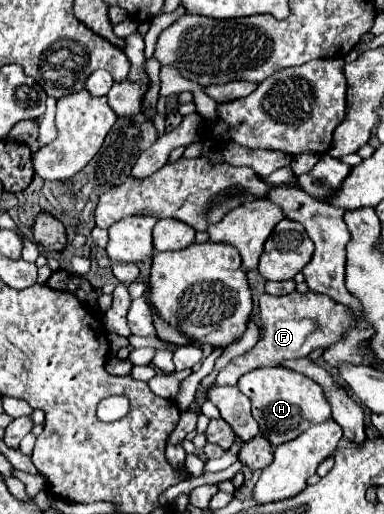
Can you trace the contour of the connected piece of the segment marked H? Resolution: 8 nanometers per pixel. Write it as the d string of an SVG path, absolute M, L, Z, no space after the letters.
M287 367L255 369L243 375L239 379L239 385L239 389L251 399L251 413L261 427L261 435L267 437L273 447L293 441L309 427L331 419L331 405L323 393L323 387L307 375L291 371Z

